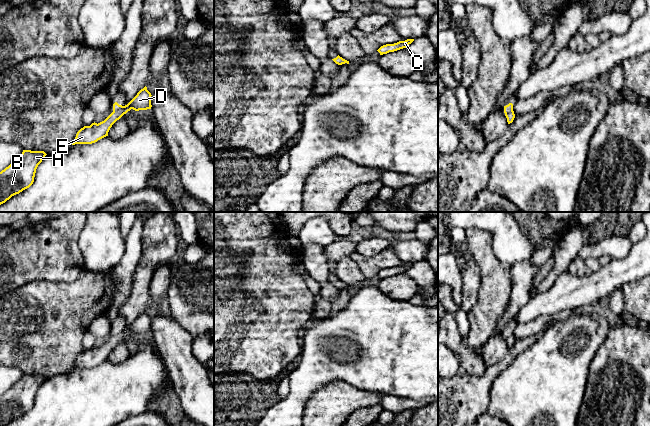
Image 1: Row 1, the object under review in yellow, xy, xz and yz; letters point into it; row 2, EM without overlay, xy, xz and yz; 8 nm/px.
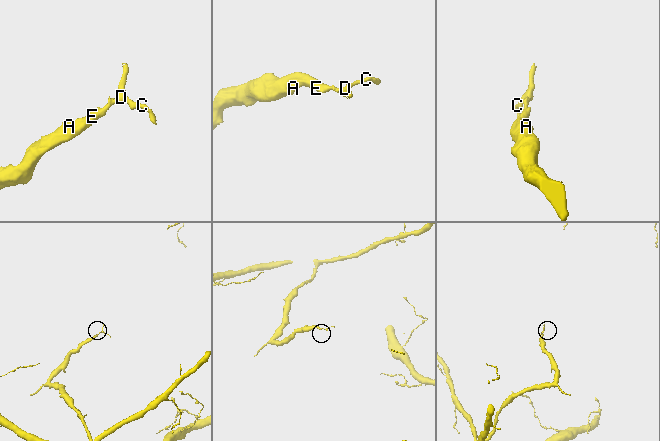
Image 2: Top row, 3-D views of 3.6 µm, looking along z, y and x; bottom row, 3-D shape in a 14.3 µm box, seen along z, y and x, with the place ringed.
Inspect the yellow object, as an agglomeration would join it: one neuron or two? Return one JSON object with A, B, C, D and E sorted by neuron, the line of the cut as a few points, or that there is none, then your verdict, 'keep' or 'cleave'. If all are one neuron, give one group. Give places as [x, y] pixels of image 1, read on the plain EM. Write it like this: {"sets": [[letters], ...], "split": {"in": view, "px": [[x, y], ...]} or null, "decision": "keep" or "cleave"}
{"sets": [["A", "B", "C", "D", "E"]], "split": null, "decision": "keep"}

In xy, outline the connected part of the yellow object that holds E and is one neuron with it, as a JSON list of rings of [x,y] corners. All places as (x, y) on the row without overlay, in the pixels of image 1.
[[[145,310],[137,319],[125,330],[117,326],[113,328],[113,336],[102,346],[92,347],[90,350],[81,352],[74,363],[75,368],[92,368],[108,360],[112,349],[131,333],[135,335],[151,333],[151,317]]]

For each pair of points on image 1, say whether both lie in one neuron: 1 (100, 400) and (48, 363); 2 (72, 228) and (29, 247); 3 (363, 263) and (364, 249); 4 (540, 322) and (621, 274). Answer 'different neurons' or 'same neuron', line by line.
1: different neurons
2: same neuron
3: different neurons
4: different neurons

